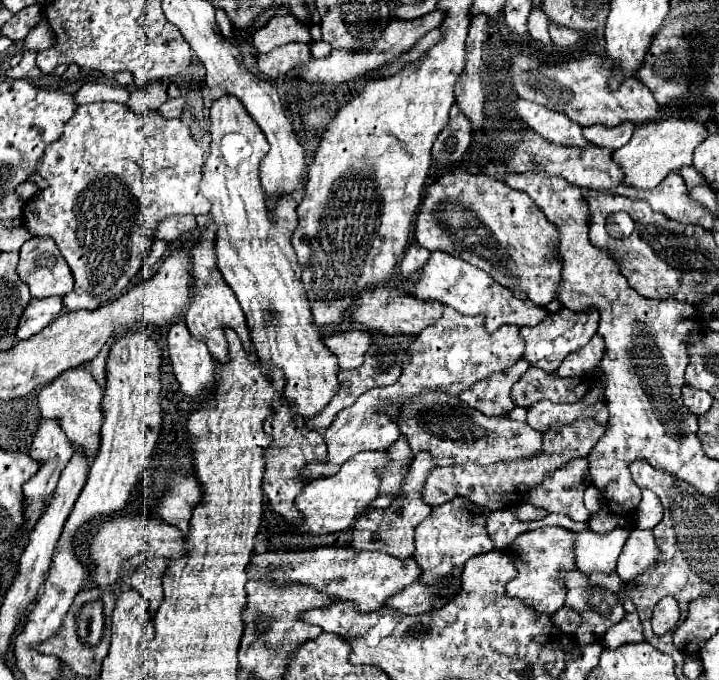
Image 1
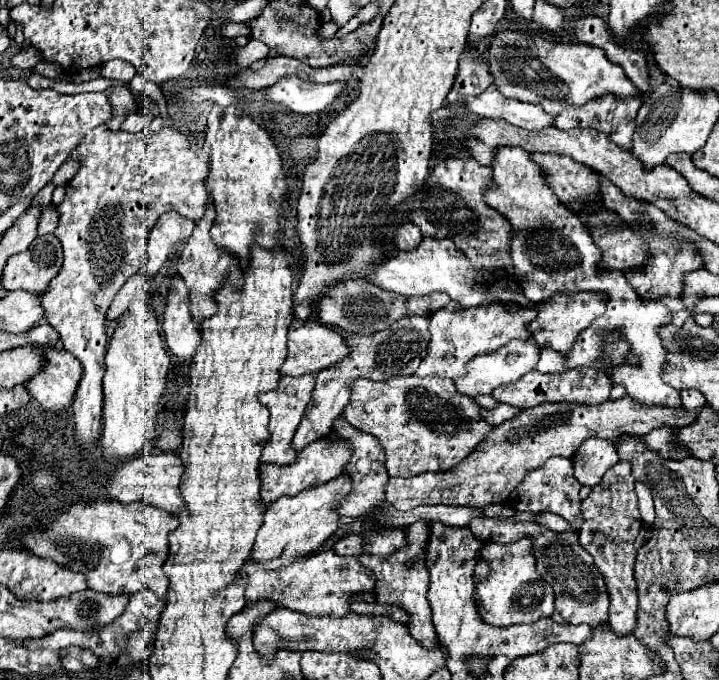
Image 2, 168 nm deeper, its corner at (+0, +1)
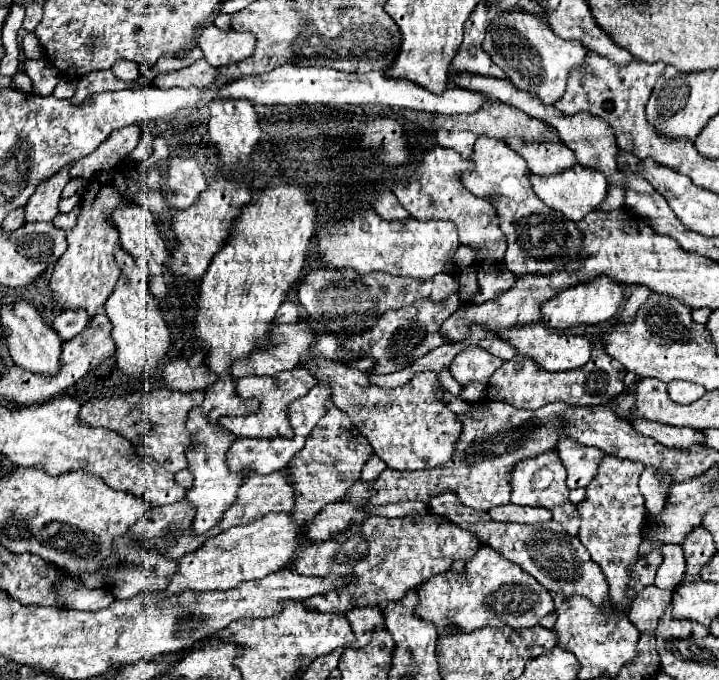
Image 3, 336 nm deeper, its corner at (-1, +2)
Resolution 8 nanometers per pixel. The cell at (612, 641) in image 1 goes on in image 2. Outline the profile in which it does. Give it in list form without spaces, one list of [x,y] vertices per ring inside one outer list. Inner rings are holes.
[[[621,460],[605,472],[603,480],[591,488],[591,494],[581,504],[581,514],[585,520],[579,528],[579,542],[593,556],[597,570],[605,578],[607,592],[611,596],[609,624],[617,634],[629,634],[637,622],[637,586],[633,578],[637,550],[633,544],[643,522],[637,514],[637,494],[633,486],[635,478],[631,474],[631,464]]]

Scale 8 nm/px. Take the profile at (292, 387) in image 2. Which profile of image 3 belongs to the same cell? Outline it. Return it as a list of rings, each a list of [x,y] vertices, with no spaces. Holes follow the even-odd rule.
[[[298,367],[290,373],[276,373],[274,377],[242,377],[238,379],[238,395],[240,397],[256,397],[260,399],[260,409],[248,417],[224,417],[222,425],[232,431],[236,437],[254,437],[254,439],[272,439],[272,437],[294,437],[294,429],[288,419],[288,407],[292,401],[304,397],[318,379],[306,369]]]

